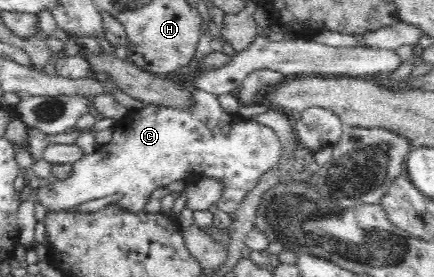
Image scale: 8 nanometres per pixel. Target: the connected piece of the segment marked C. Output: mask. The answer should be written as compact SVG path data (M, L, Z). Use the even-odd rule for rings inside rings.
M201 95L197 108L189 111L181 111L173 108L155 107L145 105L140 109L130 109L112 127L112 139L106 144L99 145L92 154L83 154L83 157L72 163L72 172L67 179L57 180L55 183L39 188L35 193L37 205L46 212L73 211L74 207L83 205L88 201L95 201L117 193L124 197L114 203L114 206L135 214L145 207L145 203L151 198L151 193L159 188L165 188L169 183L183 181L186 185L197 185L199 181L213 180L221 187L221 194L217 201L219 210L232 219L237 219L239 211L243 209L243 203L249 193L255 191L255 187L261 183L261 179L277 169L283 159L289 159L289 169L279 184L304 185L315 179L315 173L319 173L320 165L316 164L315 151L303 144L297 138L291 151L285 149L283 141L277 133L267 125L244 118L239 113L226 113L214 96Z

